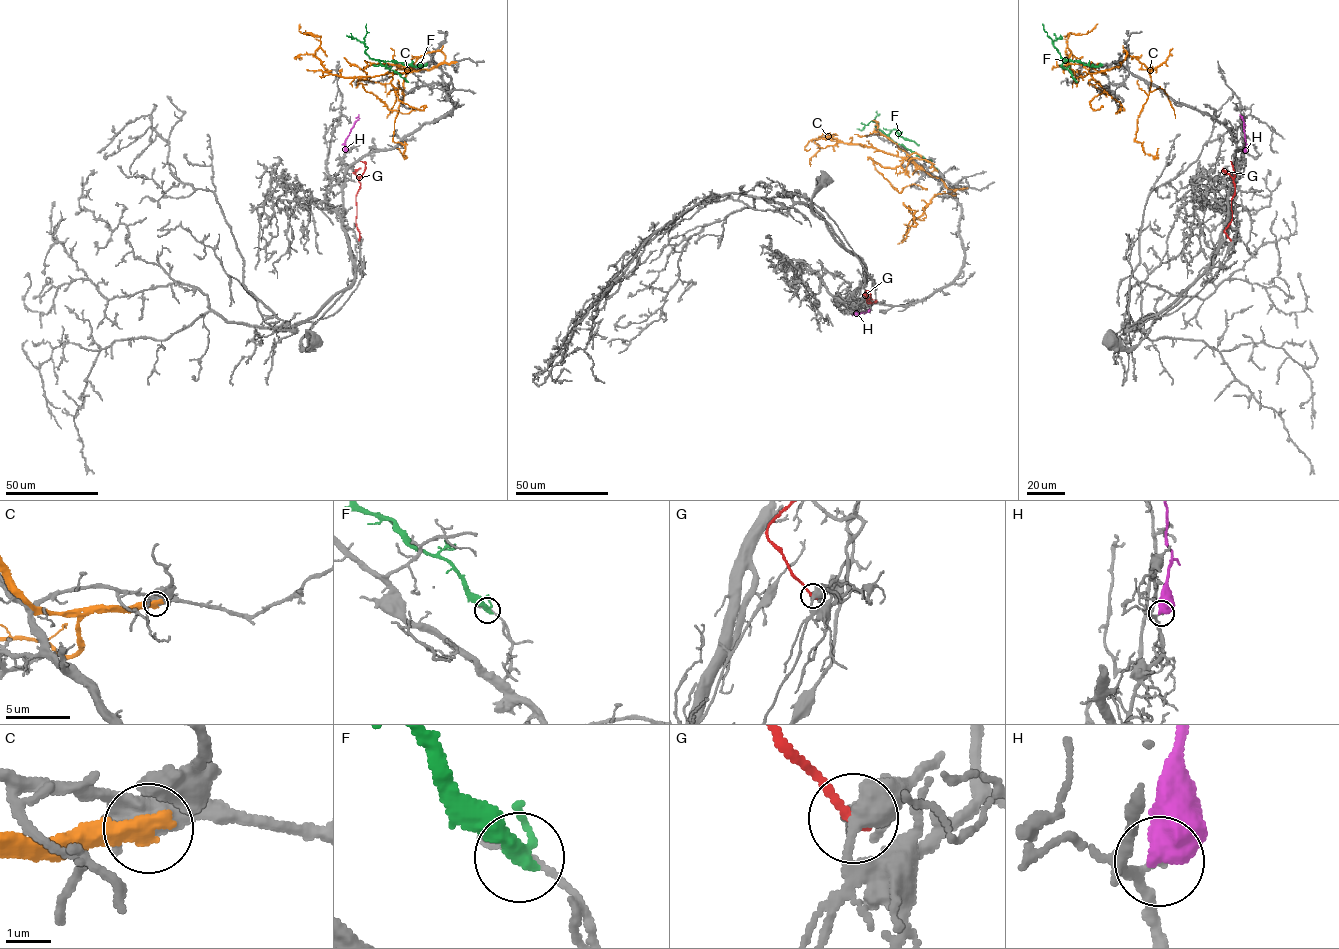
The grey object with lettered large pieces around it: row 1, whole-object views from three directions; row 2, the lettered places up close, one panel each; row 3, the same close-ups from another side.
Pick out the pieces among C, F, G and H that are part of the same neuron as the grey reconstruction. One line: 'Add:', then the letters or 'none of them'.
Add: none of them

